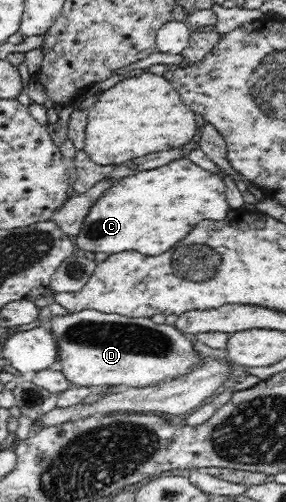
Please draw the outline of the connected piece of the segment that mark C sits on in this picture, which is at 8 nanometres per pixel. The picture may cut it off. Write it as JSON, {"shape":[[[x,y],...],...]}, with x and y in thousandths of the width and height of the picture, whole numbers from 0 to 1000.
{"shape":[[[657,317],[434,353],[315,414],[280,464],[255,472],[287,500],[402,506],[479,500],[507,510],[559,508],[643,476],[699,440],[769,440],[797,428],[790,363],[769,347],[699,337]]]}

